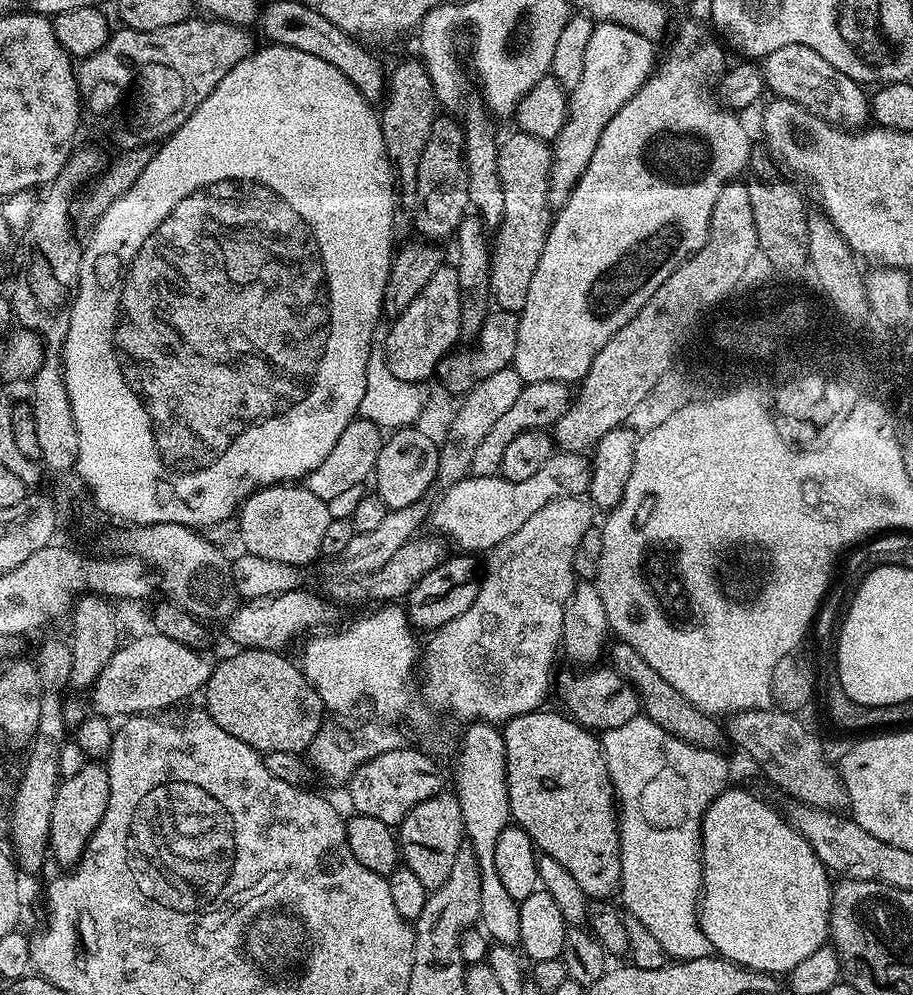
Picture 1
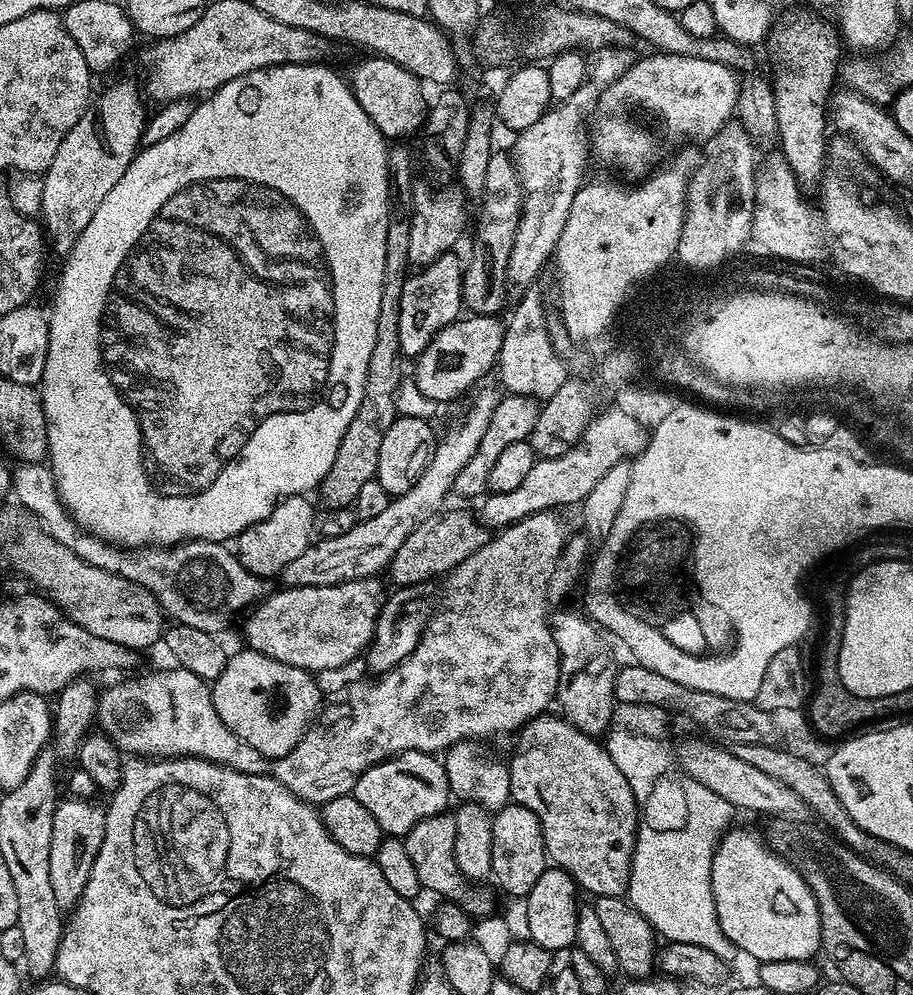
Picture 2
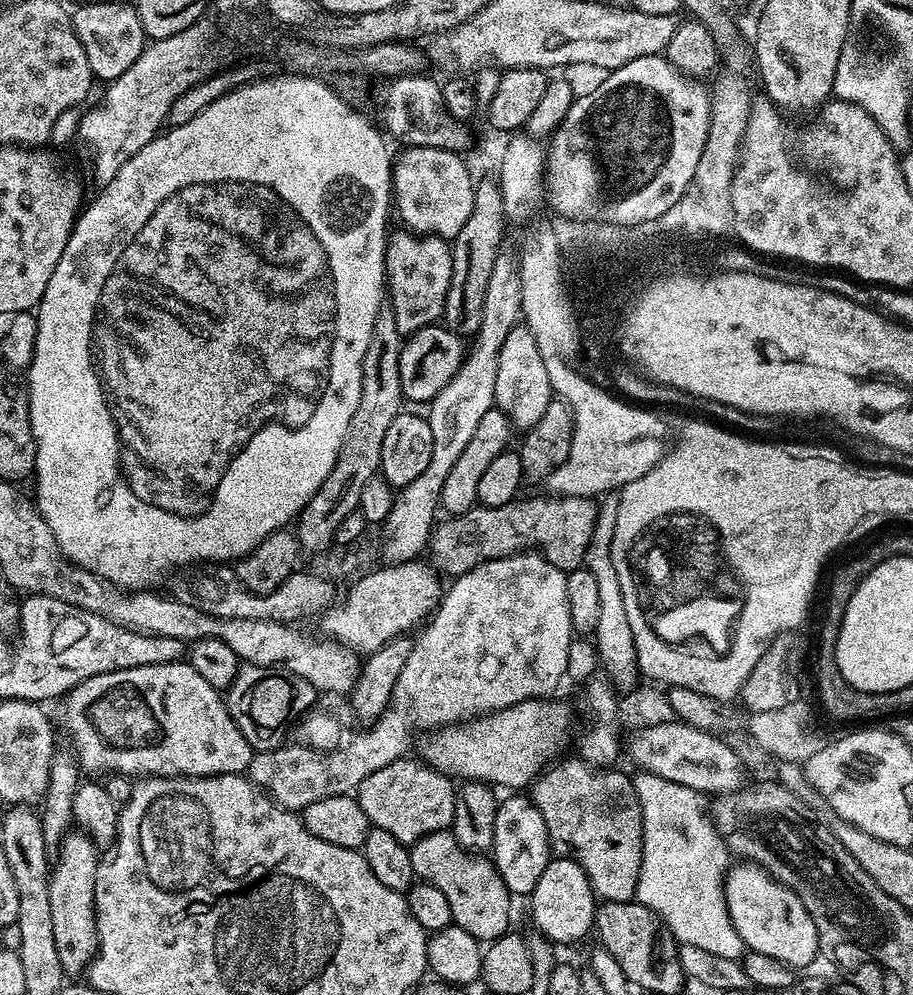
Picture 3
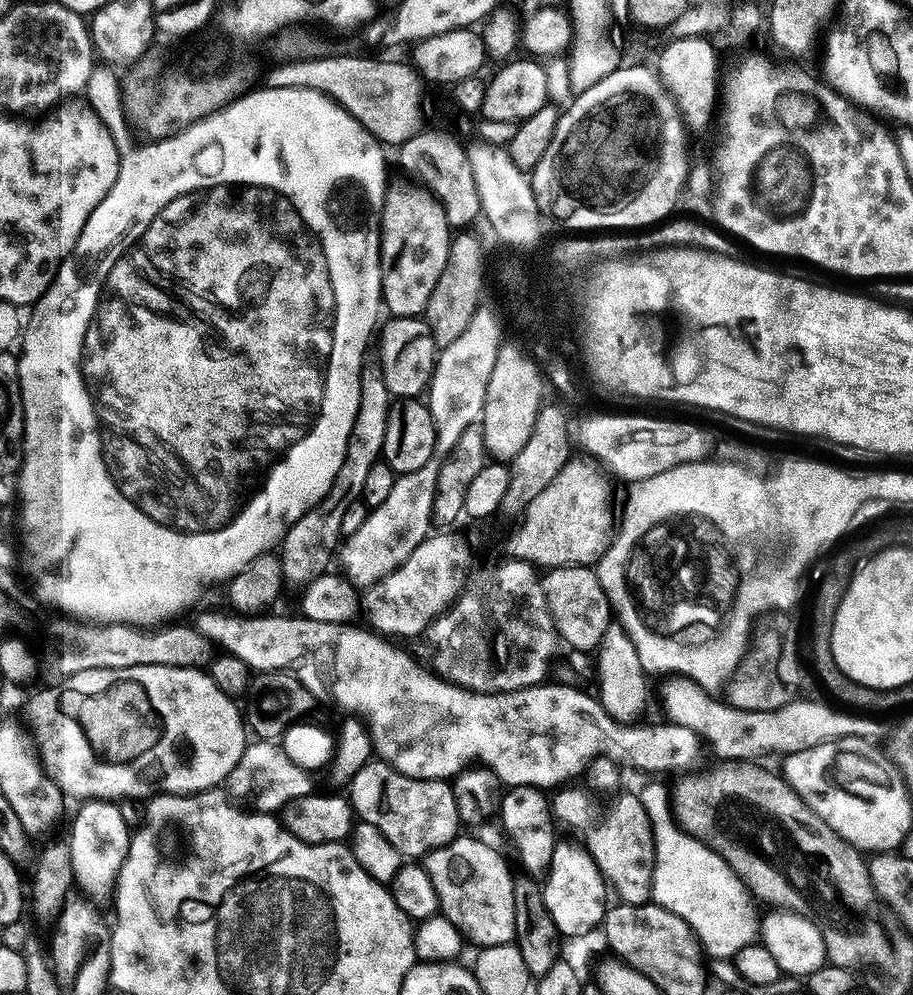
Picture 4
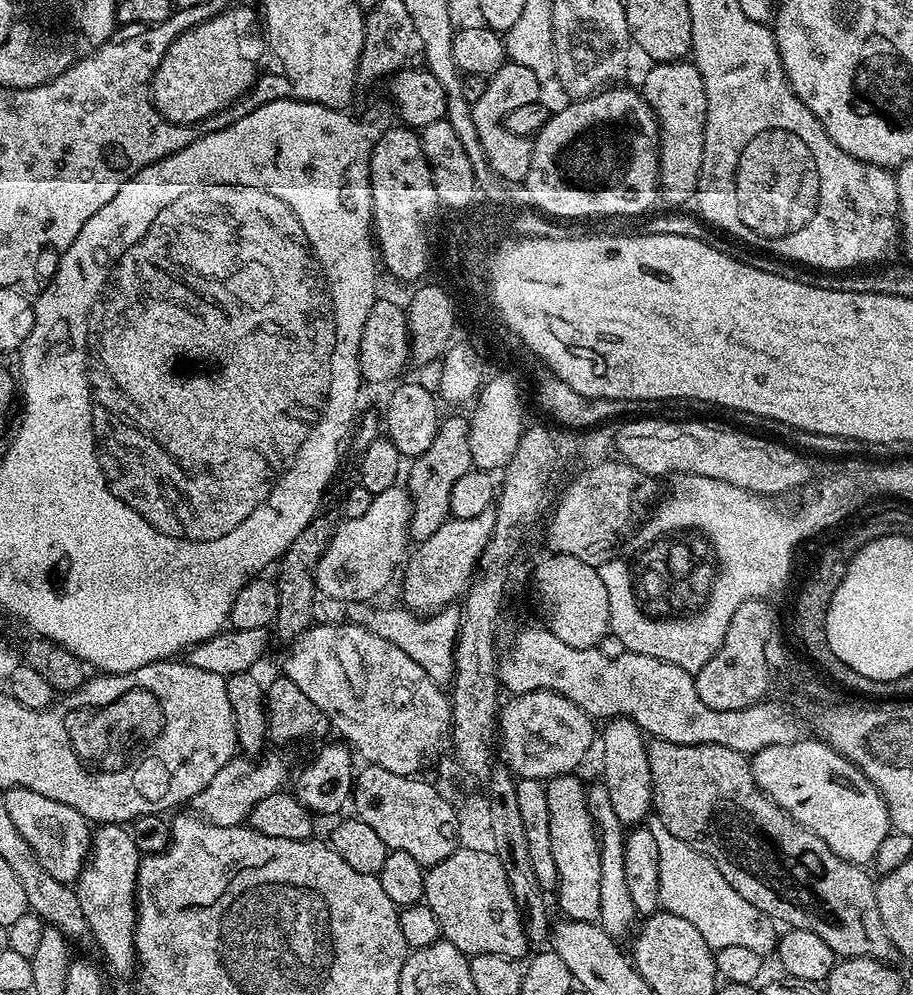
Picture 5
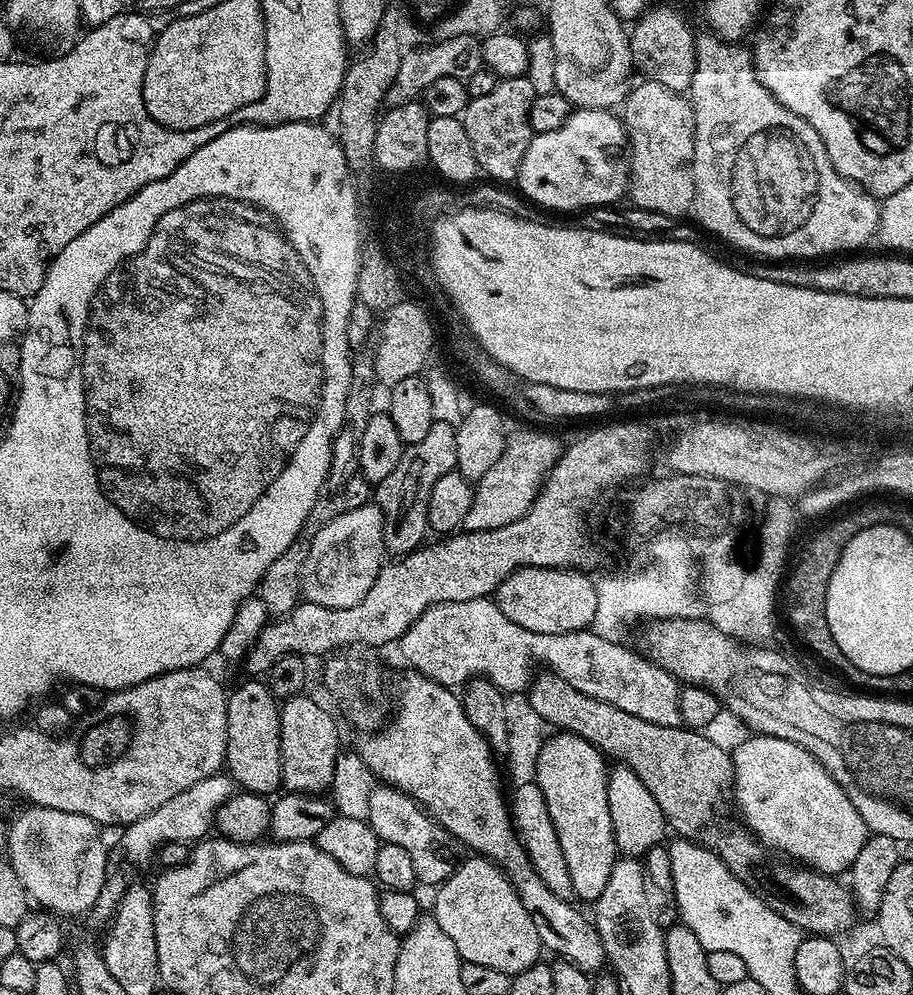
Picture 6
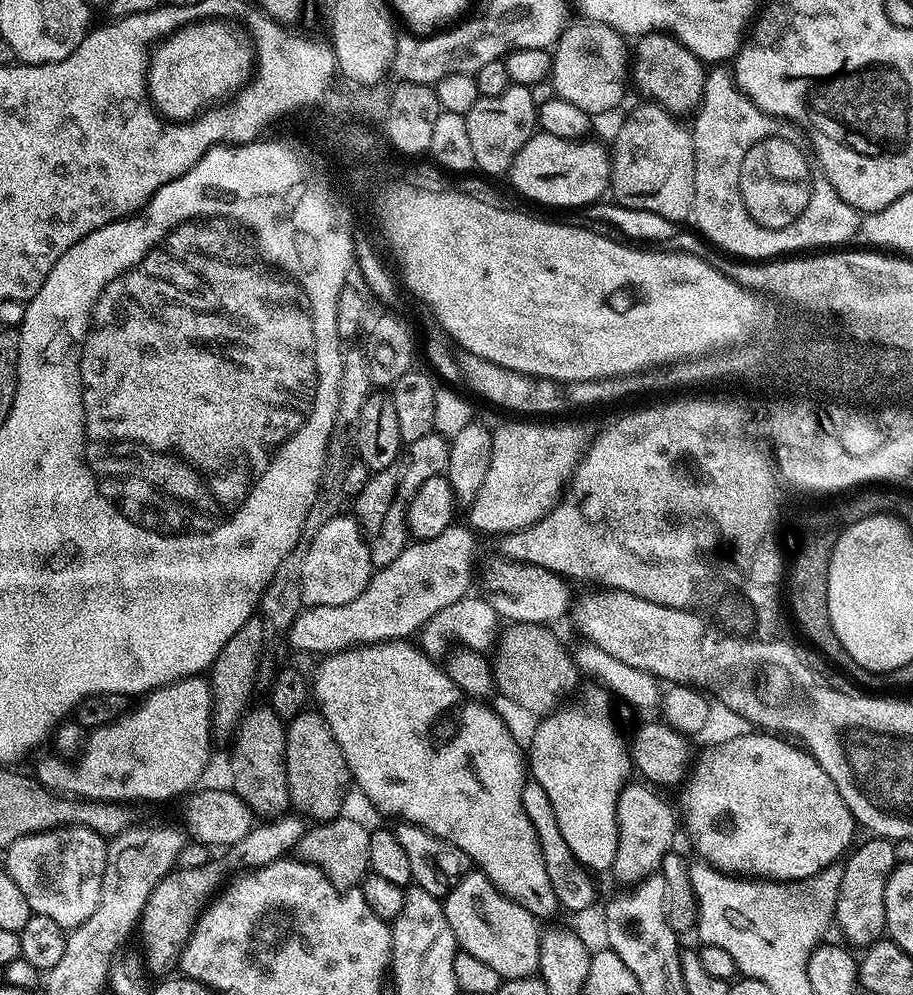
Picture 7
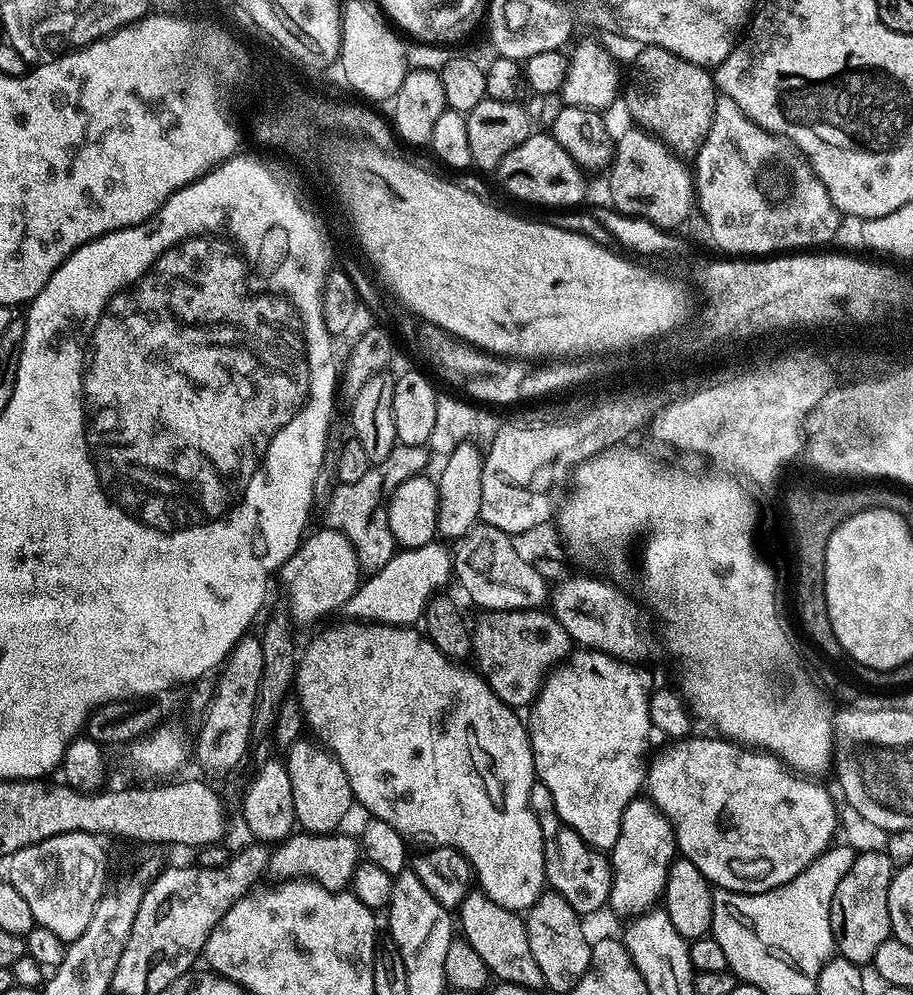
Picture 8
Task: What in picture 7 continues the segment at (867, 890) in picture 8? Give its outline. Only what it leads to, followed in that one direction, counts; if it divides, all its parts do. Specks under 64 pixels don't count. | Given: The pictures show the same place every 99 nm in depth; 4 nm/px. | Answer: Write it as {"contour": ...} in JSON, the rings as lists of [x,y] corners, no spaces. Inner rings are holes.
{"contour":[[[868,838],[865,844],[859,844],[851,849],[850,855],[843,861],[844,873],[836,899],[834,924],[835,927],[840,927],[840,932],[849,940],[849,945],[857,944],[857,949],[863,950],[885,935],[886,882],[897,863],[893,841]]]}

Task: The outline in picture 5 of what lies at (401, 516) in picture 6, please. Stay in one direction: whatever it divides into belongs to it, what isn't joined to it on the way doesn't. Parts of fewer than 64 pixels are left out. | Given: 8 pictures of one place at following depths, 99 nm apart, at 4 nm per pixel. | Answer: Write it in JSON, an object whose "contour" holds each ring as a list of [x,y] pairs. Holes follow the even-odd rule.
{"contour":[[[445,415],[440,421],[440,432],[434,438],[434,446],[430,446],[426,454],[417,456],[411,461],[413,470],[420,475],[420,480],[412,476],[408,480],[409,485],[407,484],[412,502],[412,517],[408,519],[407,535],[411,539],[413,536],[413,541],[428,540],[430,534],[434,534],[434,530],[438,530],[449,520],[450,490],[454,488],[454,482],[462,478],[462,474],[473,471],[469,423],[467,415]]]}

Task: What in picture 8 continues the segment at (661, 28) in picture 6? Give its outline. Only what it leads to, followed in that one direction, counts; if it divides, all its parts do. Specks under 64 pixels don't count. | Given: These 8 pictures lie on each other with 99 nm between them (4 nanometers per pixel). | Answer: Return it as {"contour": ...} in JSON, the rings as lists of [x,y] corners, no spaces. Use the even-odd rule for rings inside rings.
{"contour":[[[644,46],[639,51],[632,64],[632,77],[627,78],[622,92],[622,102],[632,115],[631,123],[658,137],[681,157],[691,157],[700,151],[714,118],[718,89],[713,73],[670,50]]]}

